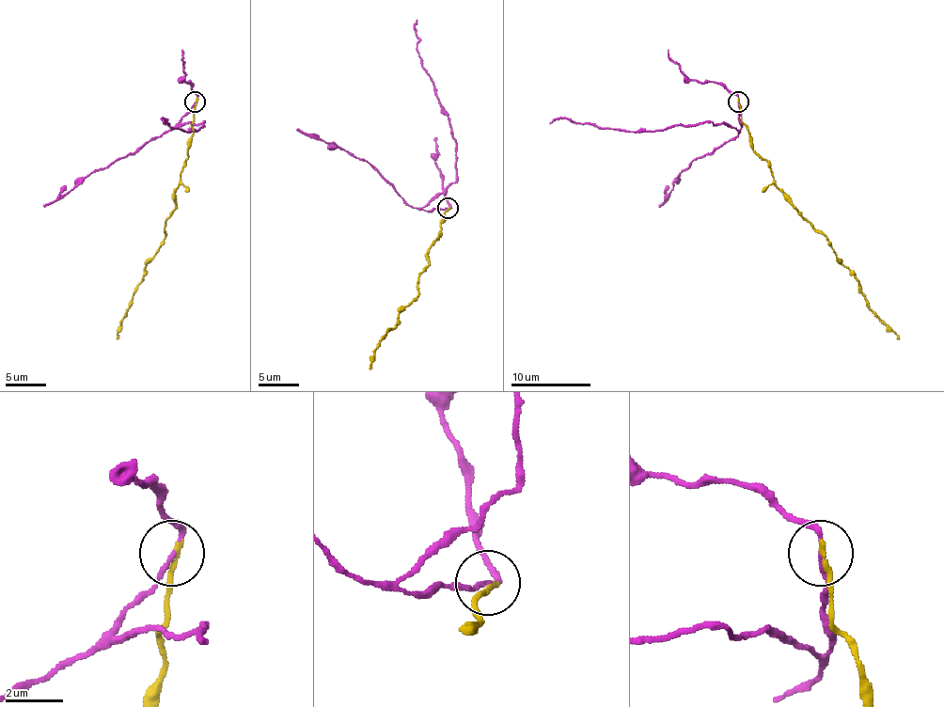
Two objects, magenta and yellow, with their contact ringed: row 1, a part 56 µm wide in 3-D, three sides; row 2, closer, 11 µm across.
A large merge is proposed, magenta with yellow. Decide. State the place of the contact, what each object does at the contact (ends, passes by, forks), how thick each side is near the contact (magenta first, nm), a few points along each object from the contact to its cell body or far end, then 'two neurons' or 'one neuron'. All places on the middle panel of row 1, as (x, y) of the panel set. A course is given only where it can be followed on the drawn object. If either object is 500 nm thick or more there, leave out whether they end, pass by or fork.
place (448, 208); magenta passes by; yellow ends; calibres 130 and 180 nm; course magenta (448, 208), (422, 208), (456, 180), (456, 140), (452, 136), (450, 117), (416, 48), (416, 20); course yellow (448, 208), (428, 250), (428, 266), (418, 278), (418, 294), (382, 337), (368, 369); two neurons

